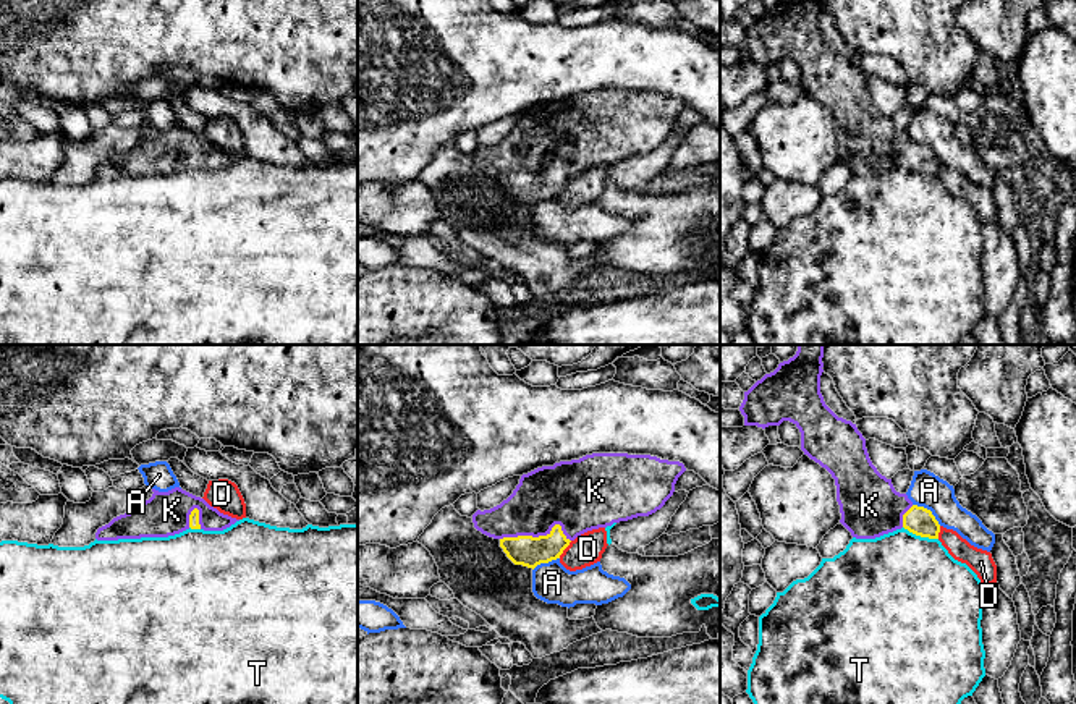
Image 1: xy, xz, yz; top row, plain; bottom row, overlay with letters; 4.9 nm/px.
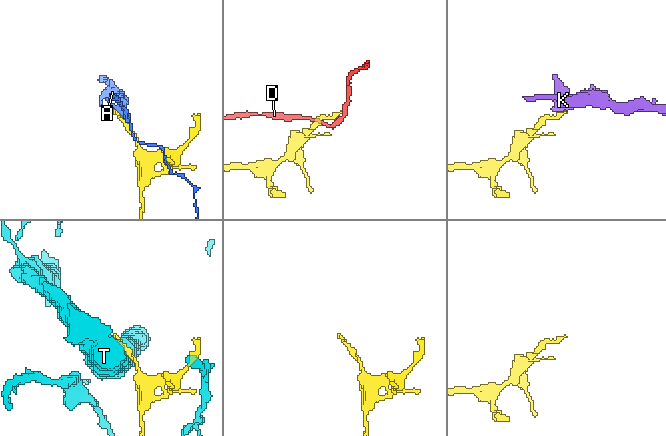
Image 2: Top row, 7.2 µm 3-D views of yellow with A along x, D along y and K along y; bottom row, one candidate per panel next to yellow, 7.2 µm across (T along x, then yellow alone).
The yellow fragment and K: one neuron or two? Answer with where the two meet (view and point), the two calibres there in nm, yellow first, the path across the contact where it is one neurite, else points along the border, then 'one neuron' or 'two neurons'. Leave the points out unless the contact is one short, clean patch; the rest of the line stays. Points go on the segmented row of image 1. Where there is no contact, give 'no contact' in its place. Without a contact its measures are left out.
xz (539, 536) | 150/320 nm | one neuron

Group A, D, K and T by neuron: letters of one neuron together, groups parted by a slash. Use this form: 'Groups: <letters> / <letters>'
Groups: A / D / K / T

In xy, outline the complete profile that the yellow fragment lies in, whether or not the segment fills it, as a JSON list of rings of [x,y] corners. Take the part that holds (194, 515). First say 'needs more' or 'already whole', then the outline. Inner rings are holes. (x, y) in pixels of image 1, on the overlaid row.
needs more; [[[180,487],[168,492],[152,489],[152,497],[136,510],[113,518],[95,532],[97,541],[168,537],[186,529],[223,531],[236,518],[220,513],[204,498]]]

